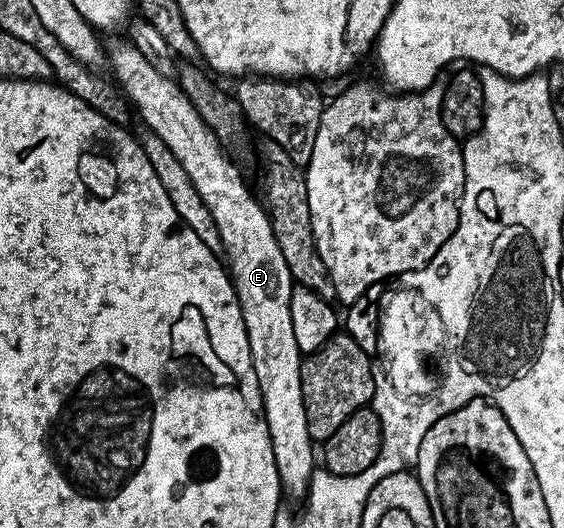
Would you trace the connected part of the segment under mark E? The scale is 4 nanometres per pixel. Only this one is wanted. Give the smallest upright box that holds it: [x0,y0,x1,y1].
[108,39,316,498]

